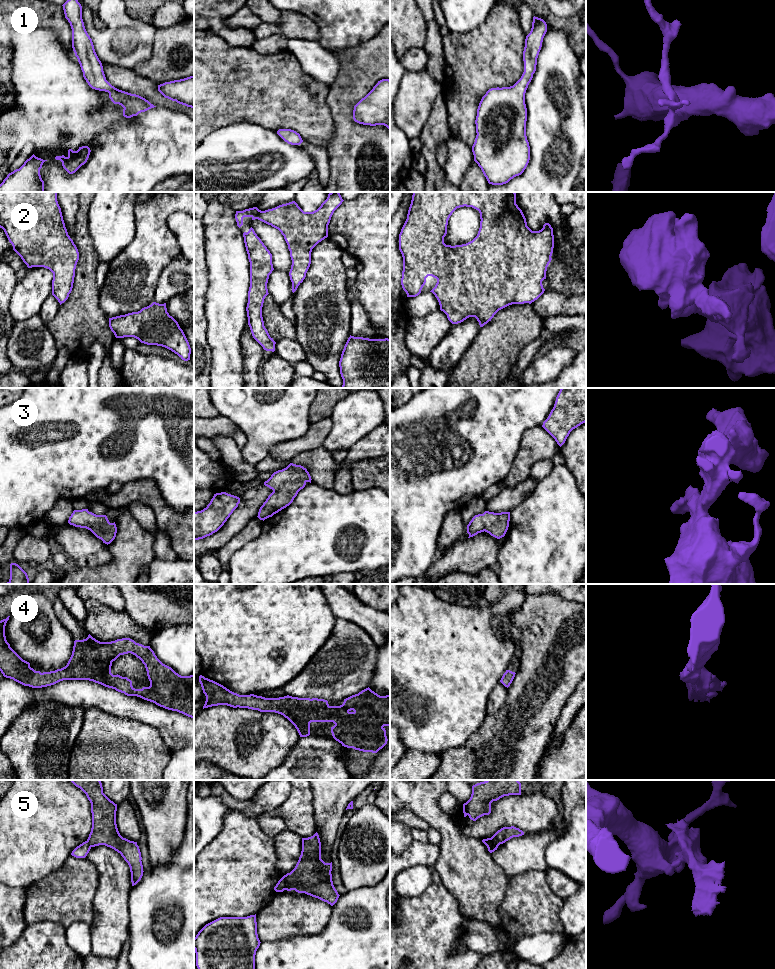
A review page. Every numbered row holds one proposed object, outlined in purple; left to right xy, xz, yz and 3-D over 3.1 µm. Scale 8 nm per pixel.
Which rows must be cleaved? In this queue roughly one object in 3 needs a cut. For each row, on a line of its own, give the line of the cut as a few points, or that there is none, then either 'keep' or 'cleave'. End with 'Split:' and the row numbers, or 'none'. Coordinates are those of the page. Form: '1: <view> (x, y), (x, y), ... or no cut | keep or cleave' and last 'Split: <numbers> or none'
1: no cut | keep
2: no cut | keep
3: no cut | keep
4: no cut | keep
5: xz (283, 876), (285, 889) | cleave
Split: 5

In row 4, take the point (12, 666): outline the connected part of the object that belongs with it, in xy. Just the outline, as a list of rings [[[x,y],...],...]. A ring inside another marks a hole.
[[[10,616],[0,621],[0,671],[4,677],[13,679],[24,686],[32,688],[51,686],[63,680],[89,680],[105,687],[115,689],[127,696],[140,697],[160,707],[177,711],[194,719],[194,675],[179,675],[171,667],[163,664],[150,646],[136,643],[130,638],[117,639],[111,642],[100,642],[89,634],[86,639],[74,641],[72,655],[65,667],[55,671],[41,673],[31,668],[30,663],[23,660],[7,642],[5,626],[9,617]],[[128,653],[135,655],[145,665],[150,681],[149,687],[135,689],[132,686],[132,681],[127,677],[122,677],[118,674],[113,675],[111,673],[112,662],[120,655]]]

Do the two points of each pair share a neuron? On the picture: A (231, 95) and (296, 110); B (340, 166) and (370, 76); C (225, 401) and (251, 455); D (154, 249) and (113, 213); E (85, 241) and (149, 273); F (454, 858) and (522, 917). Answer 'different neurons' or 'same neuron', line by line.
A: same neuron
B: same neuron
C: same neuron
D: different neurons
E: different neurons
F: different neurons

